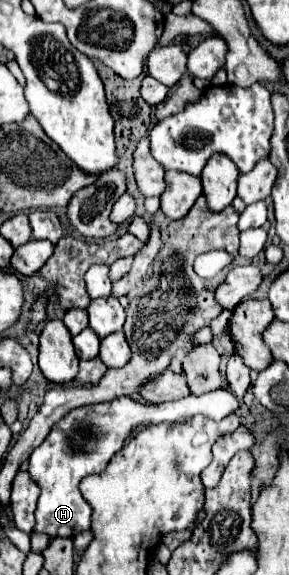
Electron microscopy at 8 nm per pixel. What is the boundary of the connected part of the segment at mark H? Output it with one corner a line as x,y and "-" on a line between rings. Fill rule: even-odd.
212,390
202,396
192,394
188,398
164,402
164,404
142,404
128,396
122,396
112,402
74,408
60,422
52,426
46,440
32,452
32,462
28,460
28,472
42,490
36,508
36,526
32,532
46,534
50,536
50,540
54,540
58,536
74,538
90,528
92,510
84,502
78,484
82,478
102,472
108,466
108,462
114,458
114,454
122,450
126,438
134,432
134,428
146,424
160,424
160,422
176,424
196,414
202,414
218,422
238,412
238,408
240,408
238,396
228,390

